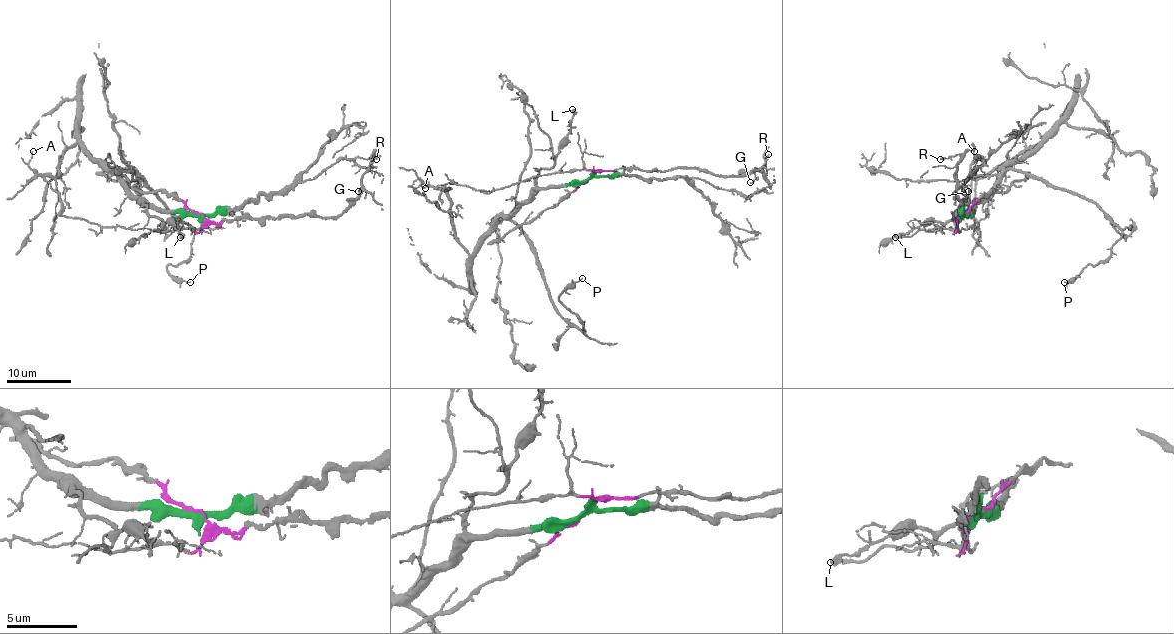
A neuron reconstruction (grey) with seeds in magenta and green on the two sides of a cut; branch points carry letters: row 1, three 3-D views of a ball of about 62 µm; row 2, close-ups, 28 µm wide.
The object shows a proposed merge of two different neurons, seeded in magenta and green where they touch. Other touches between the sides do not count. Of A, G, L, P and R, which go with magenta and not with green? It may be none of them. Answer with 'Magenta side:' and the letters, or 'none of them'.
Magenta side: A, G, R

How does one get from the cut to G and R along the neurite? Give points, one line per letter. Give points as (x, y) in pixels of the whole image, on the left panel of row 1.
G: (199, 213), (215, 223), (283, 216), (337, 216), (358, 191)
R: (199, 213), (215, 223), (337, 216), (358, 194), (362, 175), (371, 157), (376, 158)

